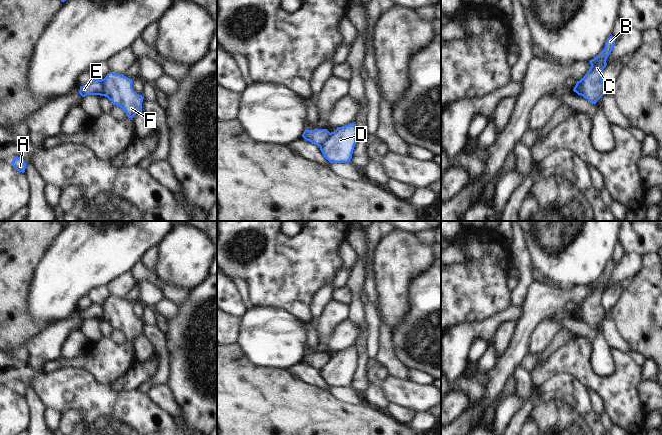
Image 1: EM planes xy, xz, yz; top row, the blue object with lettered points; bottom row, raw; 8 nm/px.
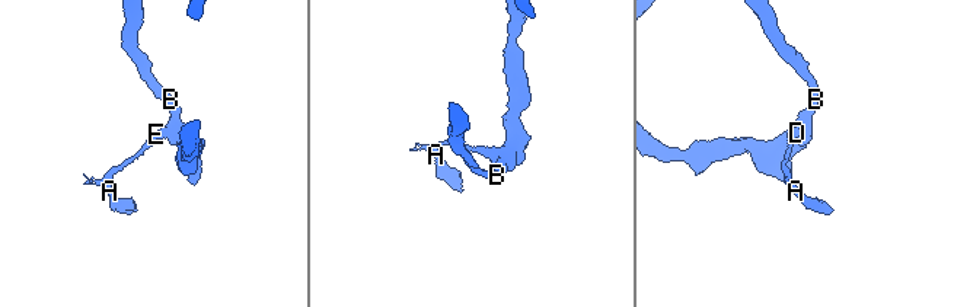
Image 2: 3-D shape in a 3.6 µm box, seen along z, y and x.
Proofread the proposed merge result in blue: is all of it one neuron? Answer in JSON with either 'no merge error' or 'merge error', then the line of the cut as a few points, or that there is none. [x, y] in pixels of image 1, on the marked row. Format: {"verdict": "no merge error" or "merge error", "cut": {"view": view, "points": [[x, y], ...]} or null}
{"verdict": "merge error", "cut": {"view": "xy", "points": [[101, 80], [102, 93], [100, 95]]}}

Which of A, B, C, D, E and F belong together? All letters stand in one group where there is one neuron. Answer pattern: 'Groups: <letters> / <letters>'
Groups: A E / B C D F

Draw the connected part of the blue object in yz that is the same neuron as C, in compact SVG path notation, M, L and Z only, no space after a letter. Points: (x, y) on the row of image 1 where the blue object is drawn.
M611 35L605 42L605 48L601 53L592 59L590 62L591 67L585 76L579 81L581 84L581 90L576 92L578 95L583 96L585 99L593 104L605 94L606 87L602 80L603 69L606 67L606 60L613 50L615 40Z

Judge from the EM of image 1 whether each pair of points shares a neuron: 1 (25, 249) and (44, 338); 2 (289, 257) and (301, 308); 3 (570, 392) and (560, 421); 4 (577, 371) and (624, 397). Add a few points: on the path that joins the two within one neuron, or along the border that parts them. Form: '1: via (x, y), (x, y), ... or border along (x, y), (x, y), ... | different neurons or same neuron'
1: border along (44, 329), (23, 344) | different neurons
2: via (289, 270), (289, 284), (294, 295) | same neuron
3: via (563, 399), (560, 406), (560, 414) | same neuron
4: via (589, 379), (612, 389) | same neuron

